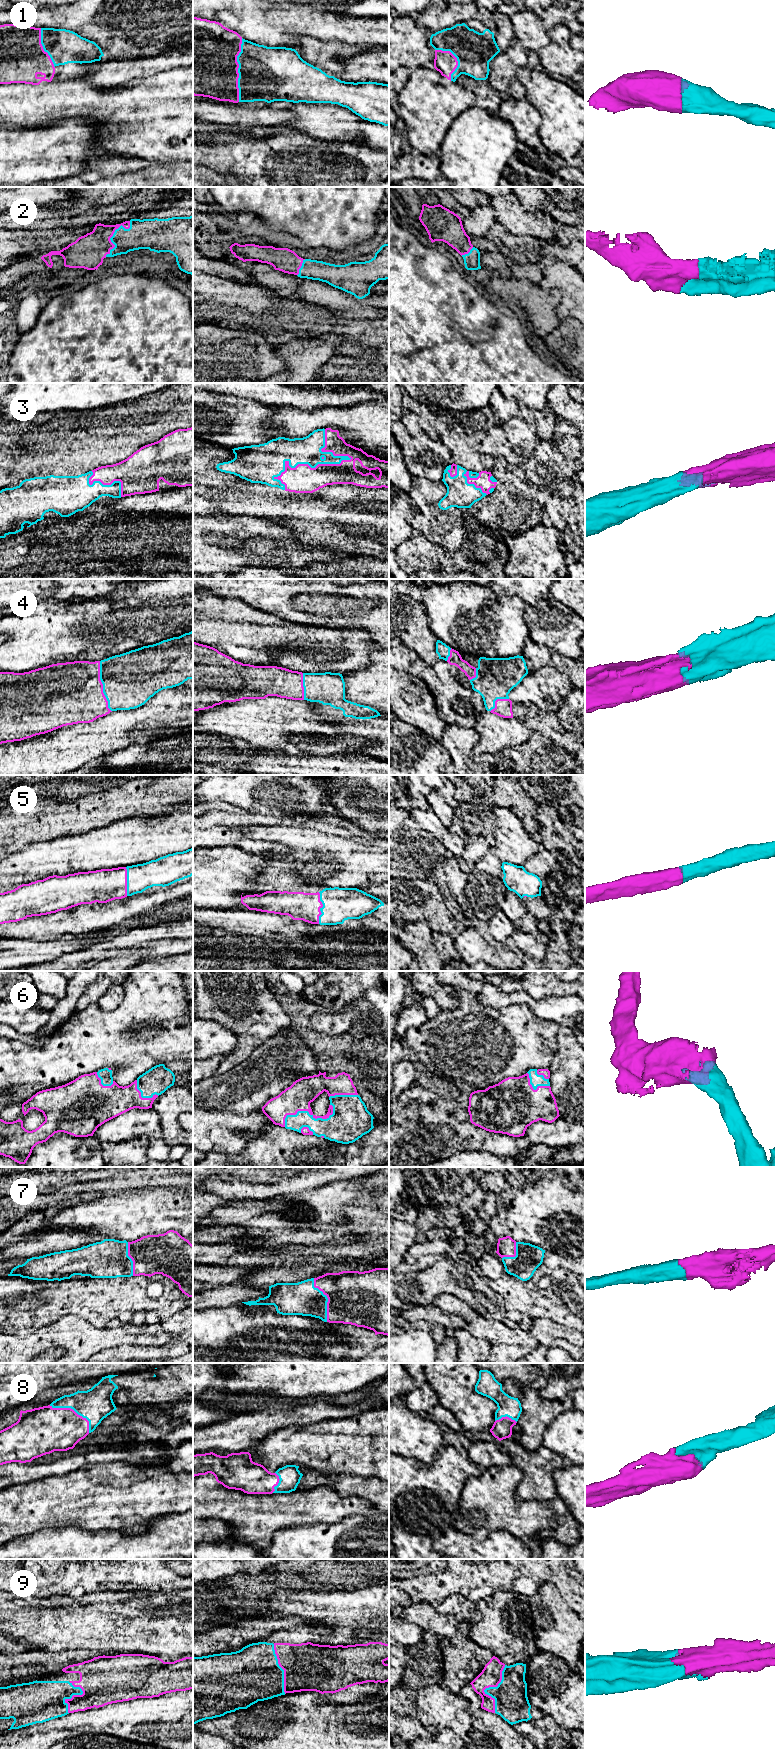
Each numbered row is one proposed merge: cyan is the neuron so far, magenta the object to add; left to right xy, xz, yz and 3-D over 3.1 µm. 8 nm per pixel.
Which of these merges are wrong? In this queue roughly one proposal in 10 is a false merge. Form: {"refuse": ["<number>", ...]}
{"refuse": []}

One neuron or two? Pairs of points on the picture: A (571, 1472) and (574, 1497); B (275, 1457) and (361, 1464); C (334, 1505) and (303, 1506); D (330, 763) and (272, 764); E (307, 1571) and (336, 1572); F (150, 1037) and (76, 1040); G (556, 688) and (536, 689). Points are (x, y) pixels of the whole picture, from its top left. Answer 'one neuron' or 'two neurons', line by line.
A: one neuron
B: one neuron
C: one neuron
D: one neuron
E: one neuron
F: one neuron
G: one neuron

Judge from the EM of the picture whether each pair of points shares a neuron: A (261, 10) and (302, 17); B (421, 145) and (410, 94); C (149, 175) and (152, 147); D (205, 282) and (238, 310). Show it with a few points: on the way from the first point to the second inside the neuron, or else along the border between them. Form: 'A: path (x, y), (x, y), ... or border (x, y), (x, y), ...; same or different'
A: path (271, 17), (292, 17); same
B: path (430, 132), (430, 114), (423, 107); same
C: border (179, 160), (173, 163), (156, 164); different
D: path (213, 290), (226, 303), (230, 304); same

